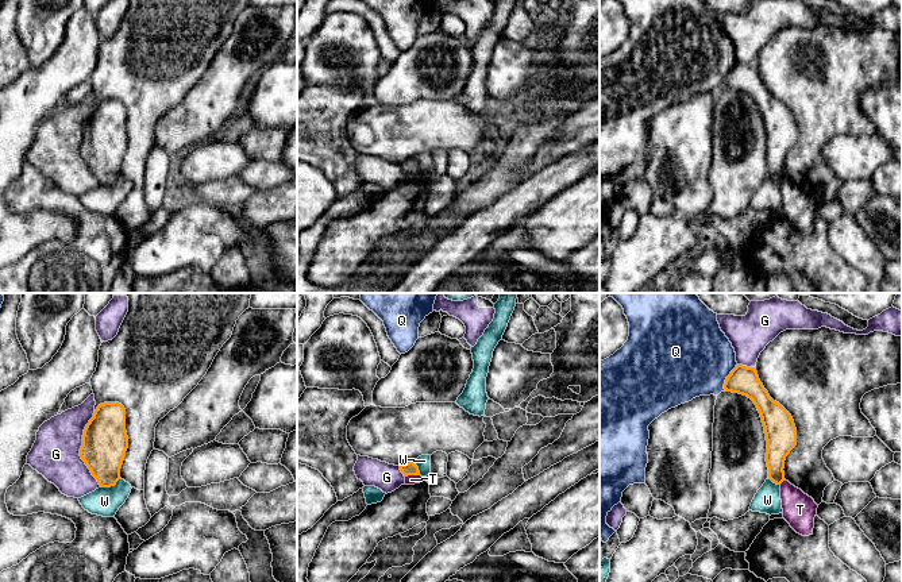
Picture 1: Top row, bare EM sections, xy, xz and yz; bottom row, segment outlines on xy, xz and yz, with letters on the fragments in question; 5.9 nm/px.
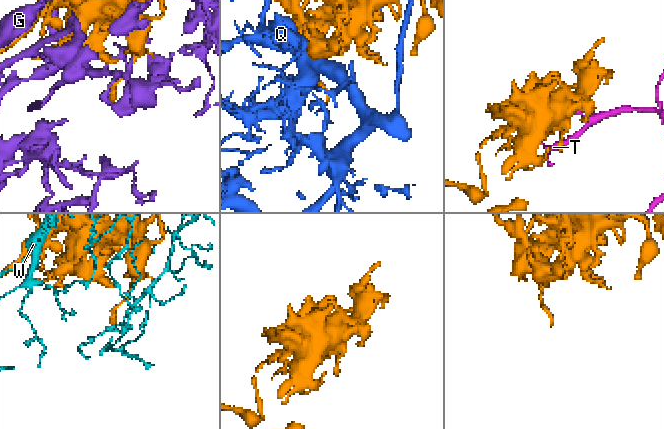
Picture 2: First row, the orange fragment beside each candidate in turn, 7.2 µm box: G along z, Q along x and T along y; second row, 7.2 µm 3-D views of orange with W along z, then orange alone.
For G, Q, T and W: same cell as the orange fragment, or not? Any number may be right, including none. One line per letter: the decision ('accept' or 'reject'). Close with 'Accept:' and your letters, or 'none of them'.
G: reject
Q: reject
T: reject
W: reject
Accept: none of them

